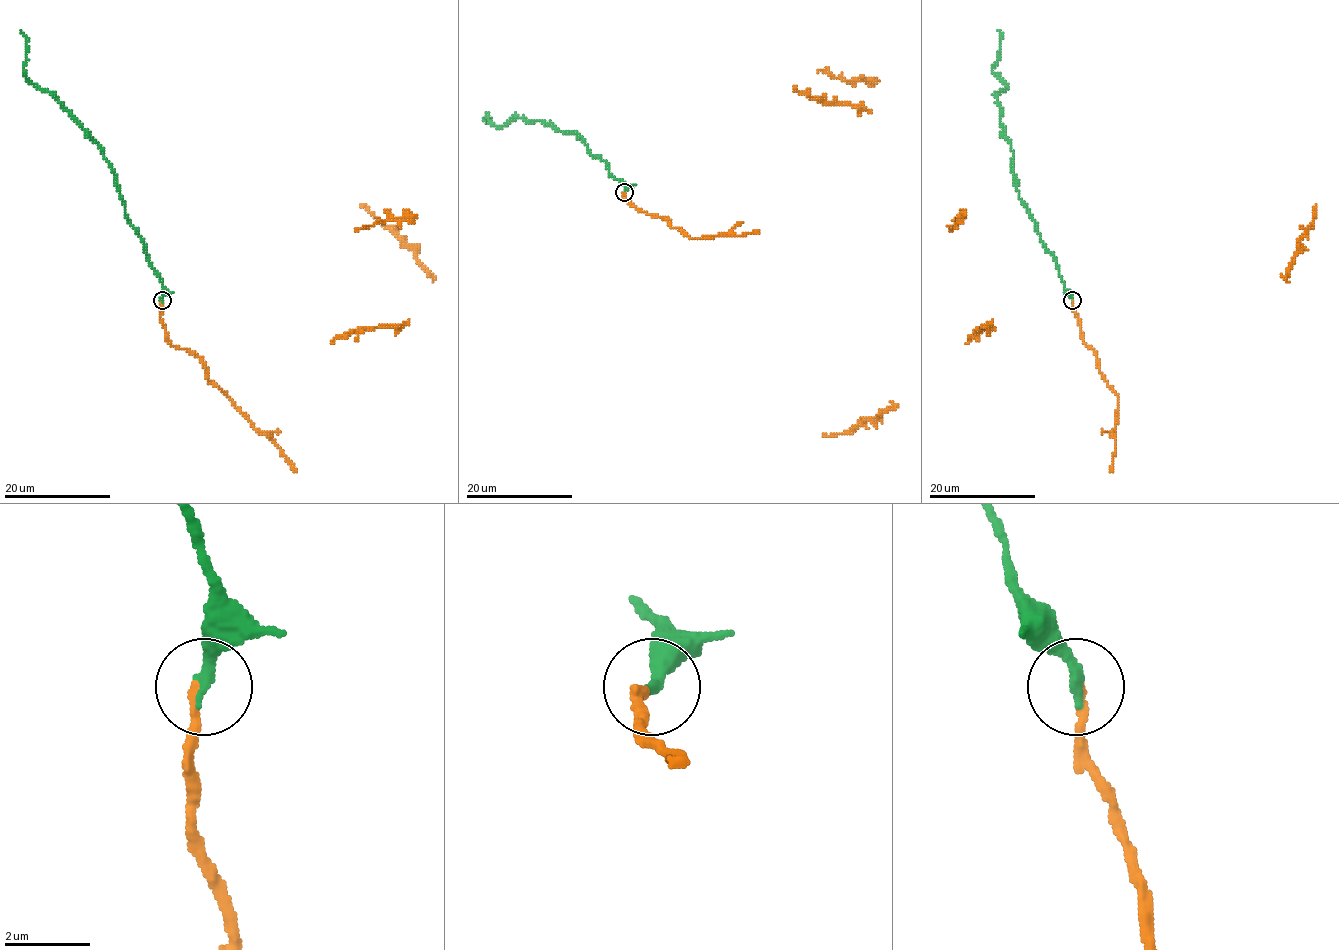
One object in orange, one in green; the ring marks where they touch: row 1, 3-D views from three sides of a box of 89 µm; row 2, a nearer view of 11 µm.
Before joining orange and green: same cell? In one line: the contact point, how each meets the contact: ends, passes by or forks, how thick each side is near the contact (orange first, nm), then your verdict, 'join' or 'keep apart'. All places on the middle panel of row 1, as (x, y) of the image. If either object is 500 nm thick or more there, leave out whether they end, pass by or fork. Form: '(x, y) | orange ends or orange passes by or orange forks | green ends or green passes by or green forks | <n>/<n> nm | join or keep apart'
(624, 192) | orange ends | green ends | 200/280 nm | join

